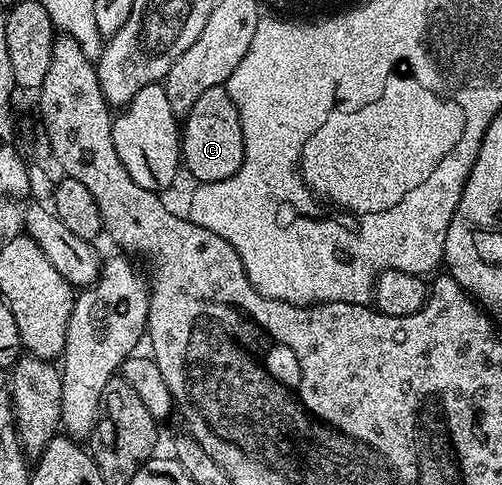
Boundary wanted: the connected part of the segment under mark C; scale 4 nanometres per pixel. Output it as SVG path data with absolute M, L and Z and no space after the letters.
M224 86L209 87L181 121L181 161L196 182L229 179L241 167L245 155L245 139L237 103Z

